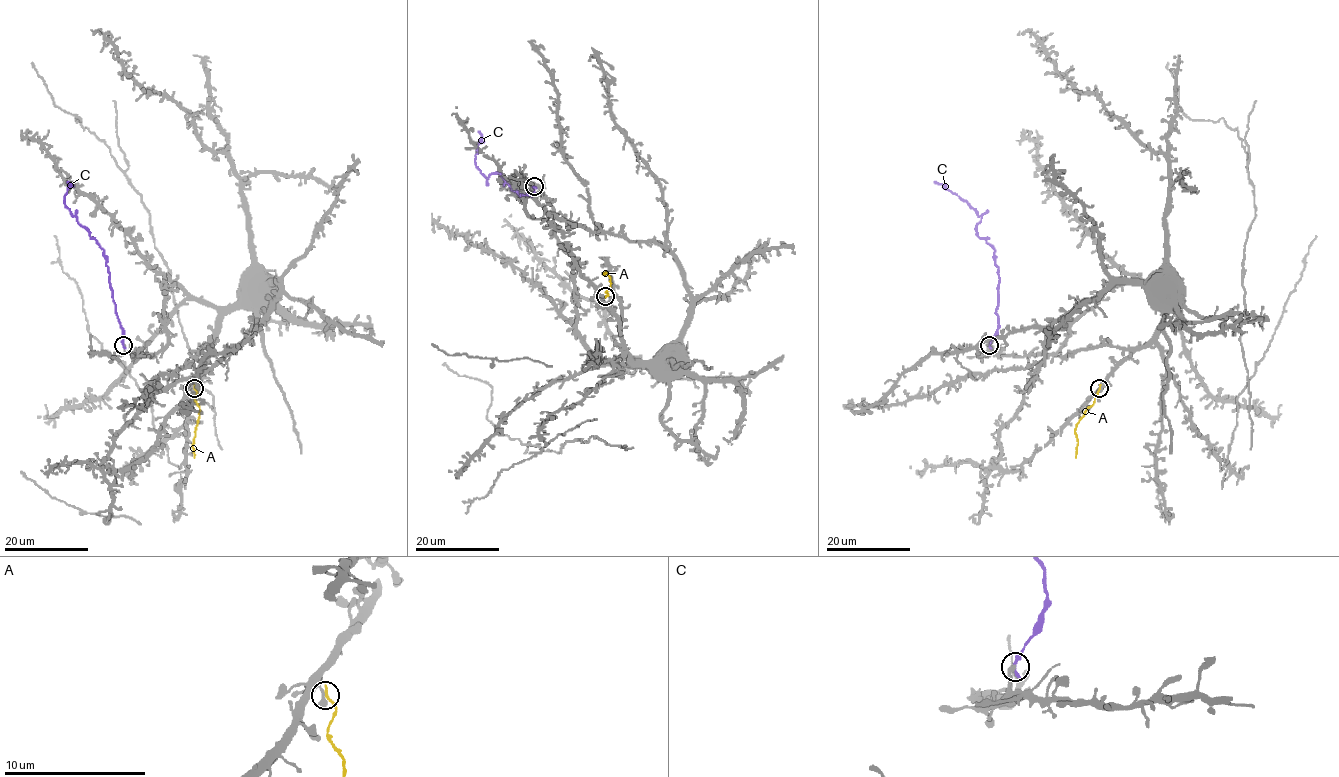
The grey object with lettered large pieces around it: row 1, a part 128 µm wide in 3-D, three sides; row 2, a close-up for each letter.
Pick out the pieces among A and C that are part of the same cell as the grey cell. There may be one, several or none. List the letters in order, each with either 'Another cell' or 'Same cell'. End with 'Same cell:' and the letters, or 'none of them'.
A: Another cell
C: Another cell
Same cell: none of them

